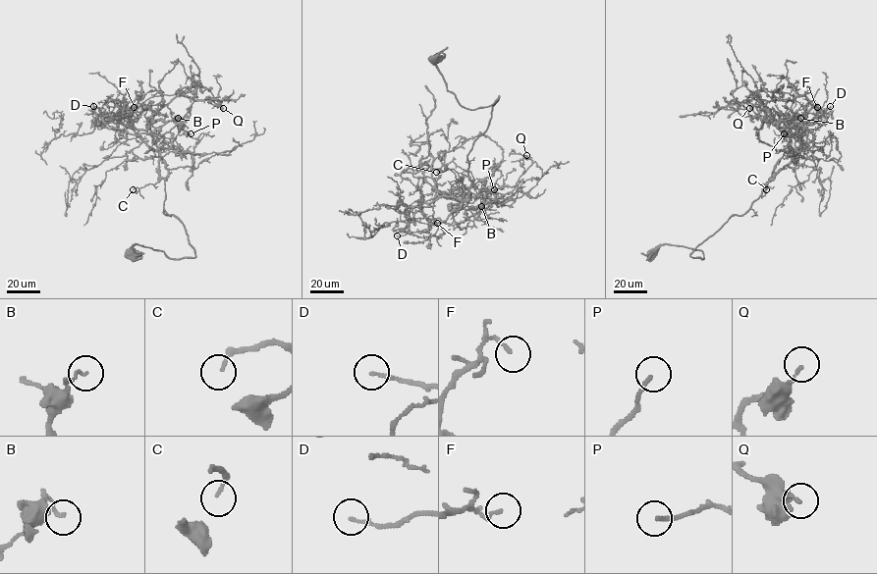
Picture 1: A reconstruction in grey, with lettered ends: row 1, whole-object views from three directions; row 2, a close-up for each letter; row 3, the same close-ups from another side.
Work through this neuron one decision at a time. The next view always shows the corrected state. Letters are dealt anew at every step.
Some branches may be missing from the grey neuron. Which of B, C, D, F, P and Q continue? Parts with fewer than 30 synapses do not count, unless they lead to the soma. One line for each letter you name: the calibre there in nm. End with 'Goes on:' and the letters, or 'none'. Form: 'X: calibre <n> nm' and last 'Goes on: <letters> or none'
C: calibre 110 nm
P: calibre 160 nm
Goes on: C, P

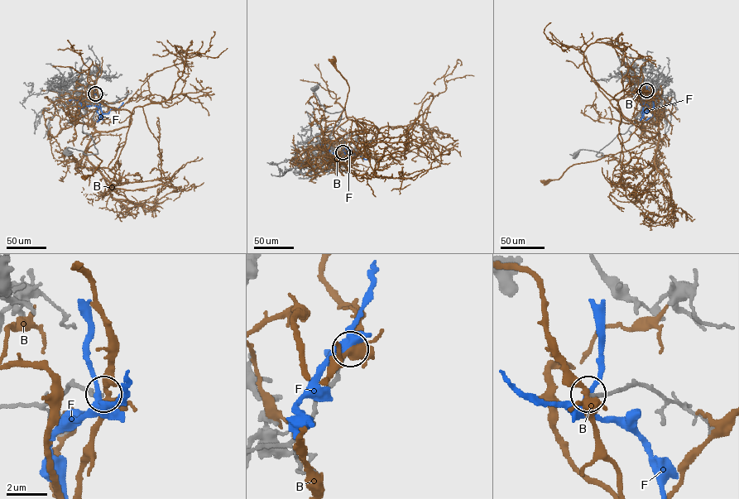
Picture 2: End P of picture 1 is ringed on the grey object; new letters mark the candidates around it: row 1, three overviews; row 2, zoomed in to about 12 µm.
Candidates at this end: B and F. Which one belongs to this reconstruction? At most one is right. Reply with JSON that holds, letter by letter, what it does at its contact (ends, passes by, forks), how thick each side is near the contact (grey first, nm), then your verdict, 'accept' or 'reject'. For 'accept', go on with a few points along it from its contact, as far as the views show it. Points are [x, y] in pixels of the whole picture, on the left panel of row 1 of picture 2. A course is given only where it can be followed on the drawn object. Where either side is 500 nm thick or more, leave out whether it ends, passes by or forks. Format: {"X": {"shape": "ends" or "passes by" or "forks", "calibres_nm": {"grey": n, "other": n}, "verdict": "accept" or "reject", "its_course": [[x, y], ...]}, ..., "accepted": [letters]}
{"B": {"shape": "forks", "calibres_nm": {"grey": 170, "other": 320}, "verdict": "reject"}, "F": {"shape": "forks", "calibres_nm": {"grey": 180, "other": 260}, "verdict": "reject"}, "accepted": []}

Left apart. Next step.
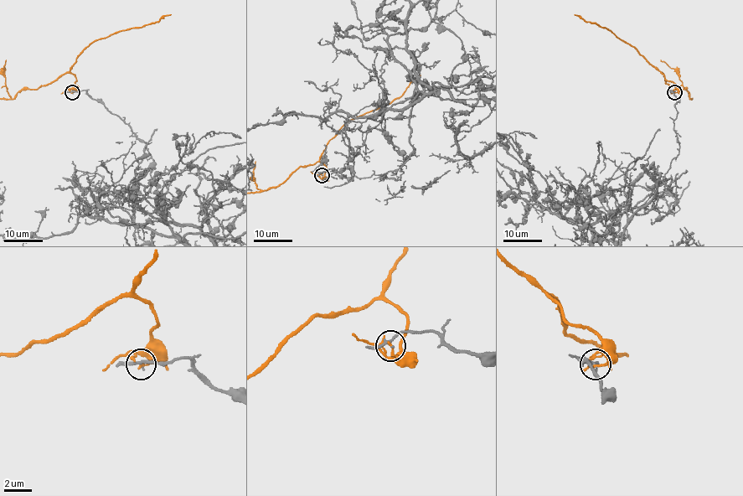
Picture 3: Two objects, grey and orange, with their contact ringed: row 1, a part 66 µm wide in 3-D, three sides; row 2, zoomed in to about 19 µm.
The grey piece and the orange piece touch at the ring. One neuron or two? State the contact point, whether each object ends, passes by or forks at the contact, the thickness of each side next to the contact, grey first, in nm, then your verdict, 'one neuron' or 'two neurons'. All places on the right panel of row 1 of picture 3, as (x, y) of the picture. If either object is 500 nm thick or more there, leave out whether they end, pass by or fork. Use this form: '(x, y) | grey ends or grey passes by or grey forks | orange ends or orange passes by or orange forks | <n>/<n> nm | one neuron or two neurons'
(674, 92) | grey passes by | orange ends | 180/170 nm | two neurons

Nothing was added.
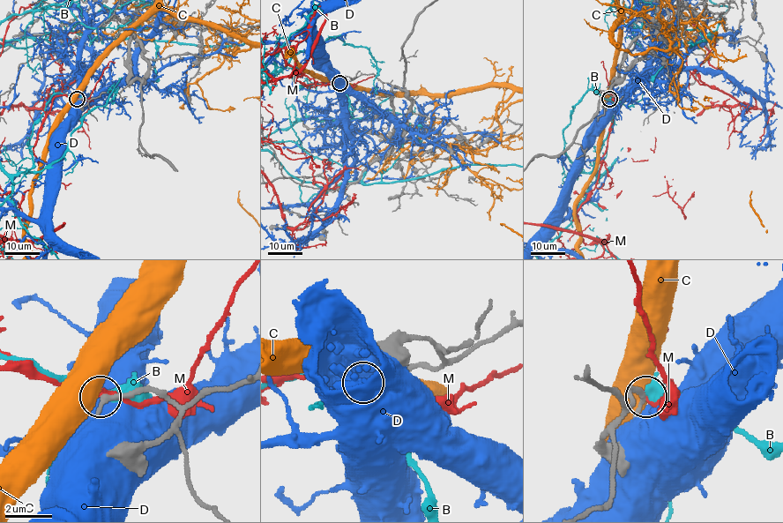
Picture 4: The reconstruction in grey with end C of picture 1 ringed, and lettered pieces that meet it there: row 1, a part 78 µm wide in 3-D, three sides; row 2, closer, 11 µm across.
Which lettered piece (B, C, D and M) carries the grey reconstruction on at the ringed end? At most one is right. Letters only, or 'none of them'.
none of them

